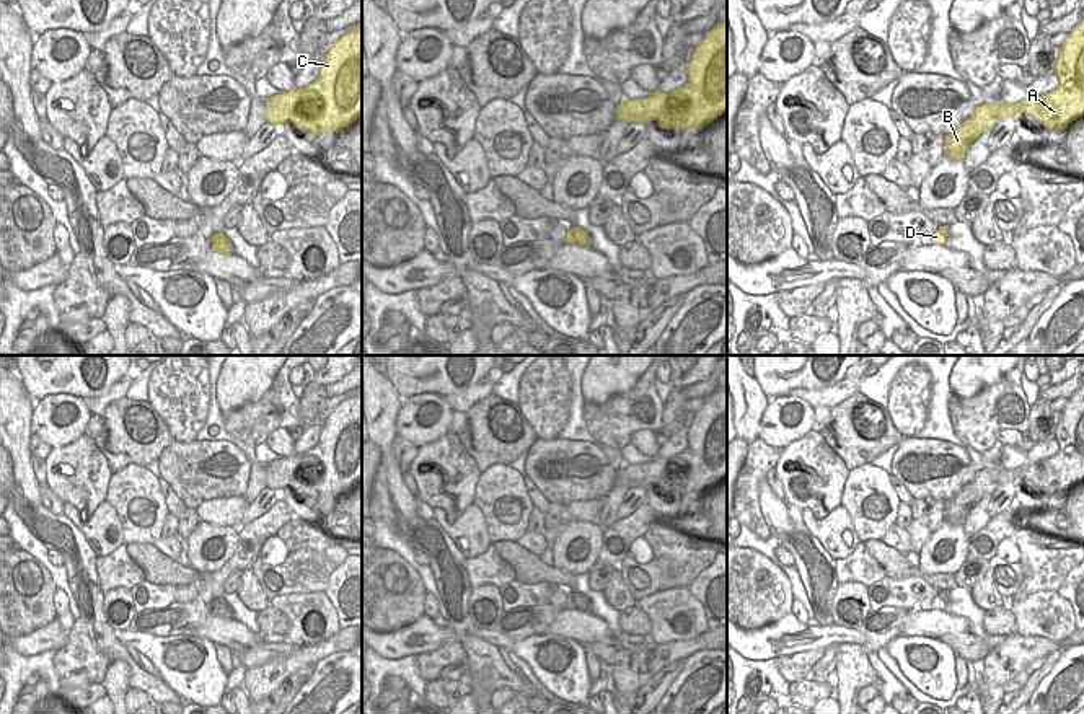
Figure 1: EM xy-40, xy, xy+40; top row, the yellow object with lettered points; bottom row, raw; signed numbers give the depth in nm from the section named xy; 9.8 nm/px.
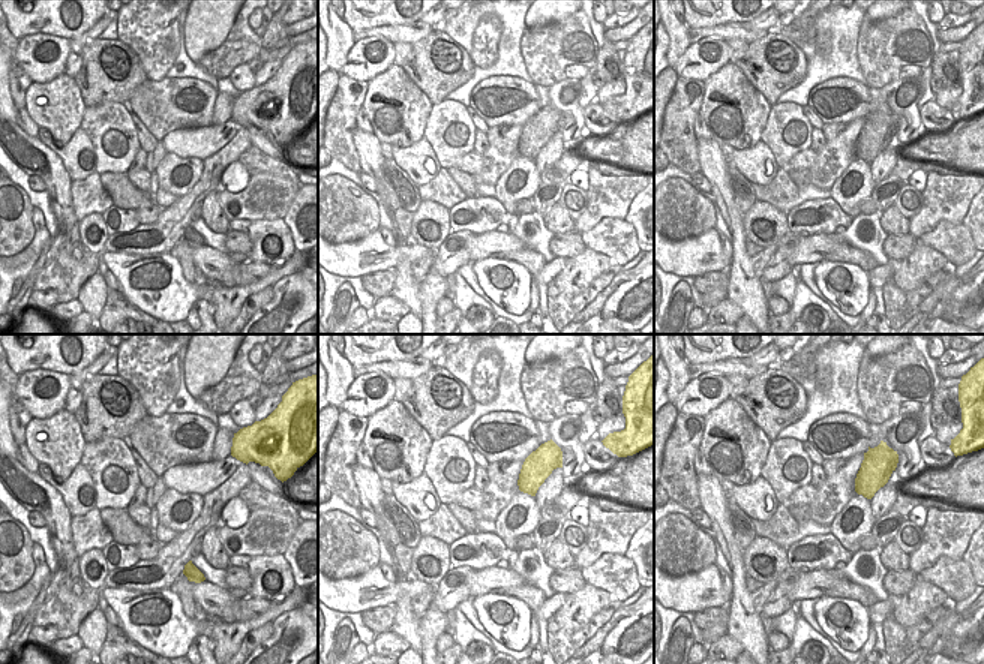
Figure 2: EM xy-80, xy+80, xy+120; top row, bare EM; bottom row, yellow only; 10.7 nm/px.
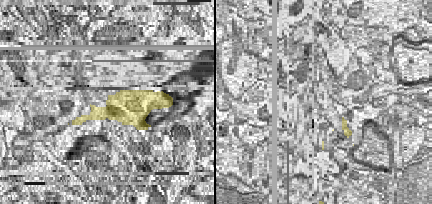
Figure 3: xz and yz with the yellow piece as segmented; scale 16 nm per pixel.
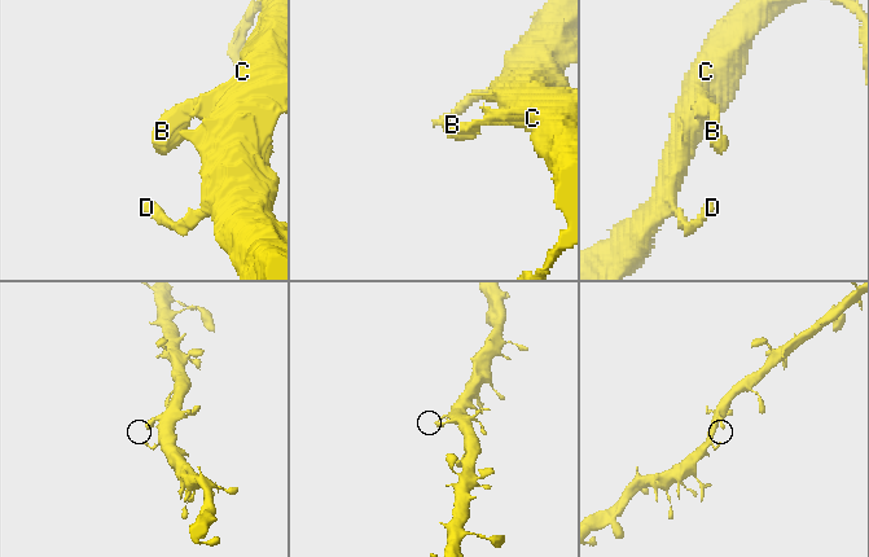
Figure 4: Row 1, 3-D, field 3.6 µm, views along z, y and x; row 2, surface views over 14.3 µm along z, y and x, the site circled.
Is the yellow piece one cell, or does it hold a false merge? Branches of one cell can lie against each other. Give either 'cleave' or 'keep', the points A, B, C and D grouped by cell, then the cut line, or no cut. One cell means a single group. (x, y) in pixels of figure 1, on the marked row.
keep; groups A B C D; cut none

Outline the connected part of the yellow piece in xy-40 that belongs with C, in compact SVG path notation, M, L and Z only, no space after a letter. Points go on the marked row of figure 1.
M362 26L336 41L324 55L318 78L305 88L282 91L266 99L266 122L290 122L298 130L318 135L321 130L339 132L362 114Z

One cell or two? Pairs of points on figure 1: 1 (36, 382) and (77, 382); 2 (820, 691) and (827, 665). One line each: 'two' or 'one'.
1: one
2: two

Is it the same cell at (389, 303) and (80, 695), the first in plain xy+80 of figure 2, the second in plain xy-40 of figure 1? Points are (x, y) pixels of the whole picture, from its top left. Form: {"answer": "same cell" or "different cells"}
{"answer": "same cell"}

